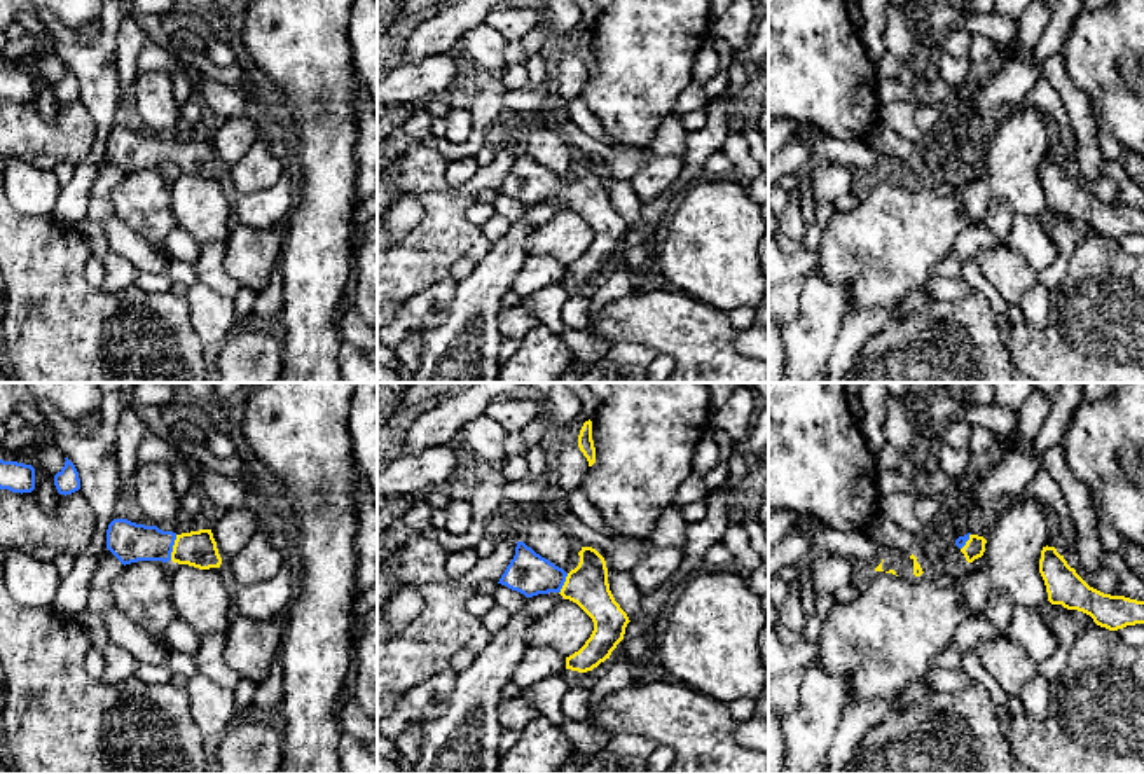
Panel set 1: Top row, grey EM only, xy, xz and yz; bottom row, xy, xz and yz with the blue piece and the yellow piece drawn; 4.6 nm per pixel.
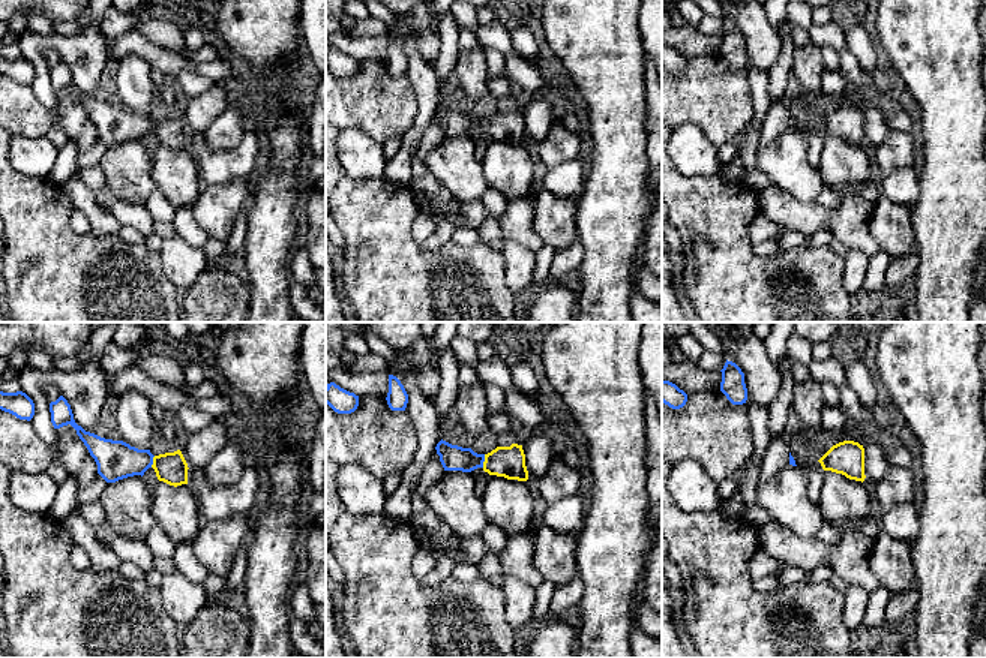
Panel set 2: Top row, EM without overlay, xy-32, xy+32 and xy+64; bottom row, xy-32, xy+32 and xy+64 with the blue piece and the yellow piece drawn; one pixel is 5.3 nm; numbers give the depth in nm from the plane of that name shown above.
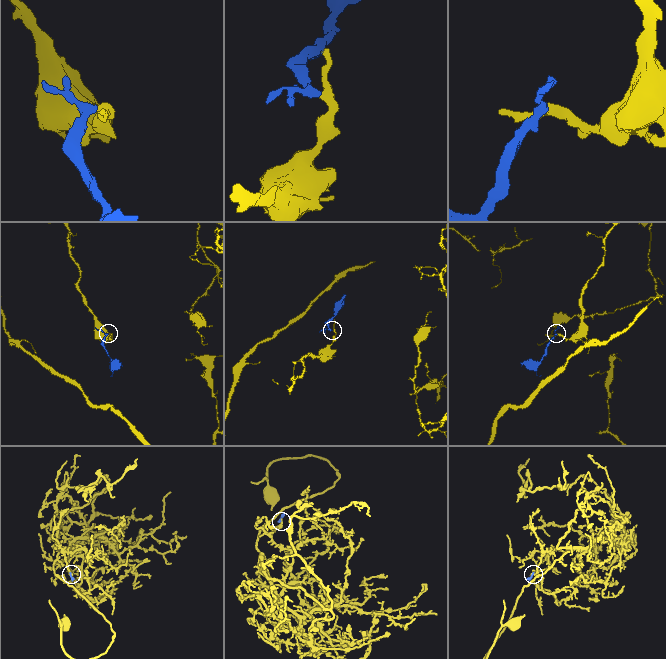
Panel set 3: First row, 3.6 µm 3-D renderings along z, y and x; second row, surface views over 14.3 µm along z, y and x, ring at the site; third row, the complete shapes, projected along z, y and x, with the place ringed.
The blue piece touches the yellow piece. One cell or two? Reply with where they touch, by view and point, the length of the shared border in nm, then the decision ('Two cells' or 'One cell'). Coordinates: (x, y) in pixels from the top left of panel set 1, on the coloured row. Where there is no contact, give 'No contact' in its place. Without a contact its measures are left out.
Touches blue at xy (172, 547). Shared border 120 nm. One cell

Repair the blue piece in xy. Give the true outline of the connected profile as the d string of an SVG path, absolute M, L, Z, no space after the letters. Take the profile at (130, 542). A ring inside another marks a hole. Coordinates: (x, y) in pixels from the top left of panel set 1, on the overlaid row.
M114 519L107 529L107 549L124 566L138 561L173 561L210 570L222 564L211 529L176 535L157 526Z

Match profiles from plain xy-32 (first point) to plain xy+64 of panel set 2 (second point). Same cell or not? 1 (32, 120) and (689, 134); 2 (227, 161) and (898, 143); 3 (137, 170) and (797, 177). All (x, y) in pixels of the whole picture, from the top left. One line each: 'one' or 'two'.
1: two
2: two
3: one

